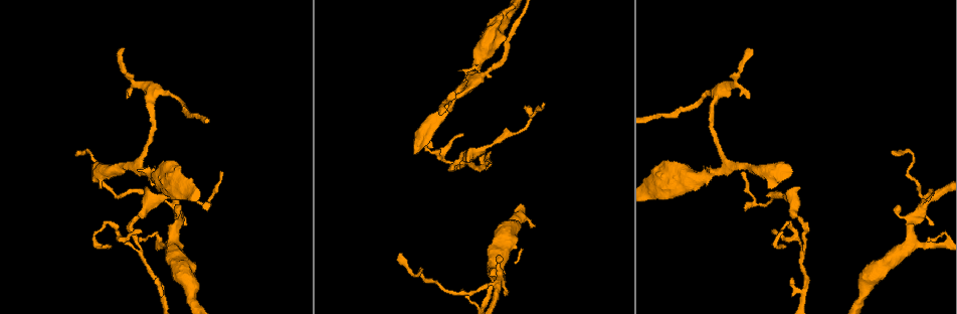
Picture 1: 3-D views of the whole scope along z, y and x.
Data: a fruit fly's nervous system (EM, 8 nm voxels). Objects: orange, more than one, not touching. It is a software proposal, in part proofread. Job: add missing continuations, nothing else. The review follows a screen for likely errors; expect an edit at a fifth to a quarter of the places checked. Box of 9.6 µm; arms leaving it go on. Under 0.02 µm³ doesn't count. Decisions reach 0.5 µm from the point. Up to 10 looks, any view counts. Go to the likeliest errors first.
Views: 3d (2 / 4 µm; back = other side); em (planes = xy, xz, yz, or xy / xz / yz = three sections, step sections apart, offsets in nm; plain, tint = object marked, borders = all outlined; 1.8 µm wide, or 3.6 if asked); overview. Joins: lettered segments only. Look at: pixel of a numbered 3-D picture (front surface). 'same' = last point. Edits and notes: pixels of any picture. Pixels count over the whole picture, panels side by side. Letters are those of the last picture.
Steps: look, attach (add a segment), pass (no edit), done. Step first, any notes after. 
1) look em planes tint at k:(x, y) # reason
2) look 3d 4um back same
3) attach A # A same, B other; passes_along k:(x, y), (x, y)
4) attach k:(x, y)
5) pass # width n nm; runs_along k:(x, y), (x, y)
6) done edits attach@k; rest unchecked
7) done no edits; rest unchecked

look em planes tint at 1:(143, 166) # three arms meet

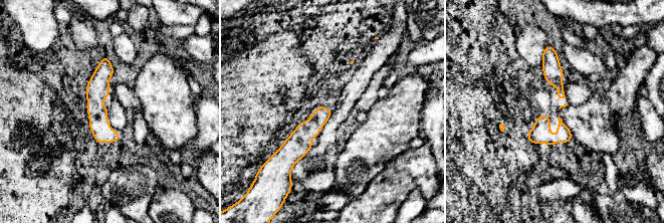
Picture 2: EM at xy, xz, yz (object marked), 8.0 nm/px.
look em planes borders same # what lies round it

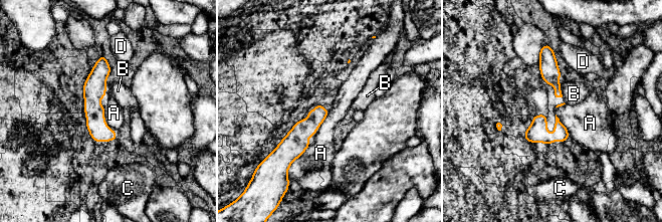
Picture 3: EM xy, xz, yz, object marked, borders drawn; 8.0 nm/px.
pass # longest_contact A 260 nm; A other, B other, C other, D other; no lettered segment goes on from it

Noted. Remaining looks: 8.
look 3d 4um back at 1:(416, 152) # thick end

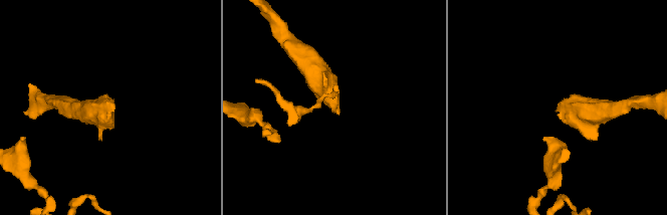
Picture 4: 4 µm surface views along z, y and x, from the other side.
look em 3.6um planes borders at 4:(555, 111)

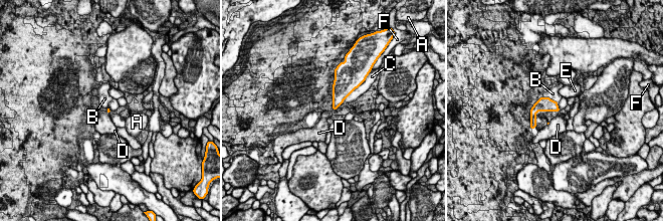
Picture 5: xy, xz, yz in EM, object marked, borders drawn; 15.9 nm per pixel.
attach B # A other, B same, C other, D other, E other, F other; passes_along 5:(543, 103), (550, 99), (553, 93); it goes on there

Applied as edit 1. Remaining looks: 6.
look em planes borders at 1:(180, 207) # an open end

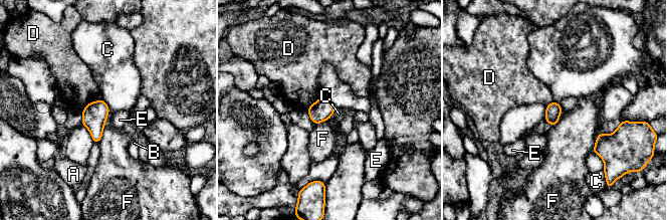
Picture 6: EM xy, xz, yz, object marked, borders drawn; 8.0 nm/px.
pass # A other, B other, C other, D other, E other, F other; no lettered segment goes on from it

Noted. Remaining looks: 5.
look 3d 4um back at 1:(401, 255) # thin end

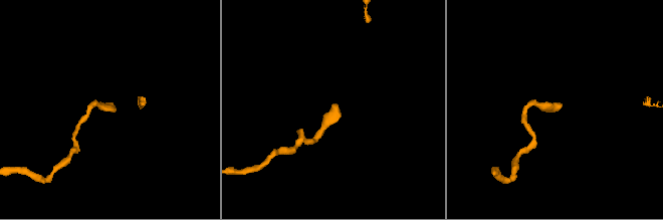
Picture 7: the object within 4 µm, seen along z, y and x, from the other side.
look em planes borders at 7:(337, 105) # now the EM

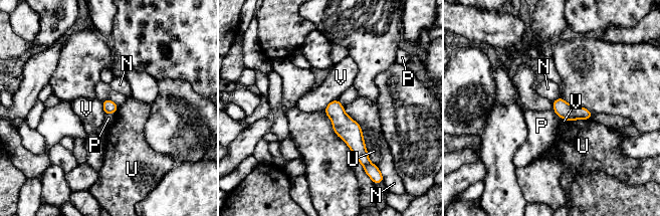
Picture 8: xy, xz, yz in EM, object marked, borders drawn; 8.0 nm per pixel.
pass # N other, P other, U other, V other; border 8:(336, 98), (323, 110); no lettered segment goes on from it

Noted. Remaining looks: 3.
done edits attach@5; rest unchecked

